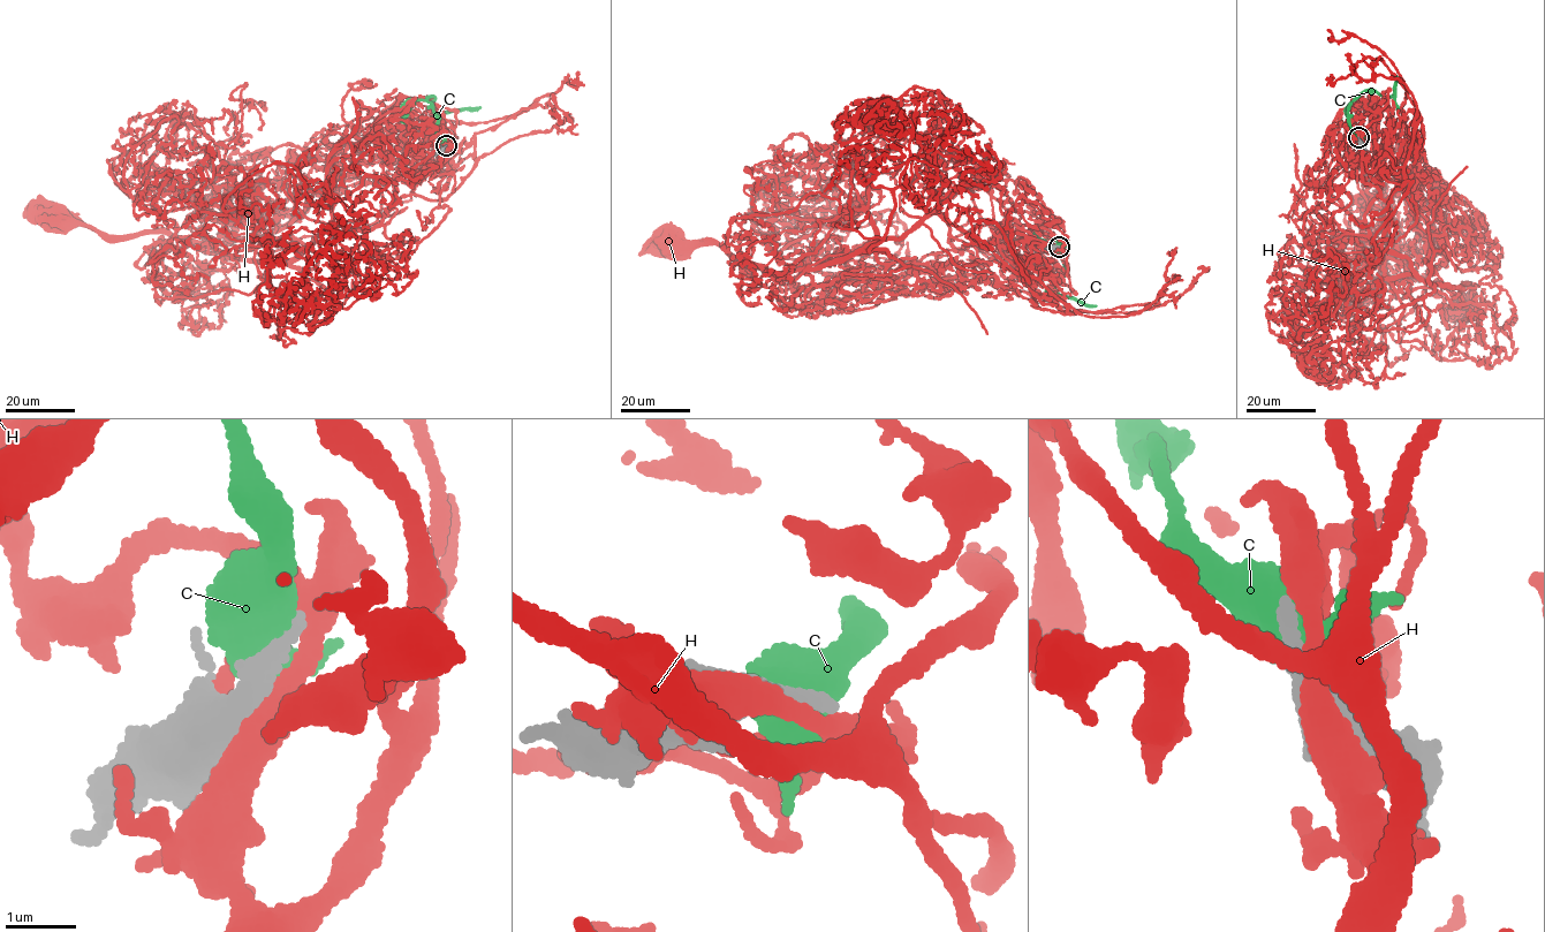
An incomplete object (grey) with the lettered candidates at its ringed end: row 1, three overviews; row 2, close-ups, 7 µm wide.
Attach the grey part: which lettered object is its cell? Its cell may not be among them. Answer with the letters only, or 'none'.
none

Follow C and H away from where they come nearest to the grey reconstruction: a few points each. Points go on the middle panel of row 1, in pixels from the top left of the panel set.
C: (1058, 247), (1061, 243), (1059, 242), (1065, 245), (1061, 259), (1065, 275), (1057, 281), (1054, 289), (1096, 307)
H: (1054, 247), (1009, 232), (976, 242), (934, 211), (896, 239), (787, 273), (765, 272), (714, 244), (675, 241)

